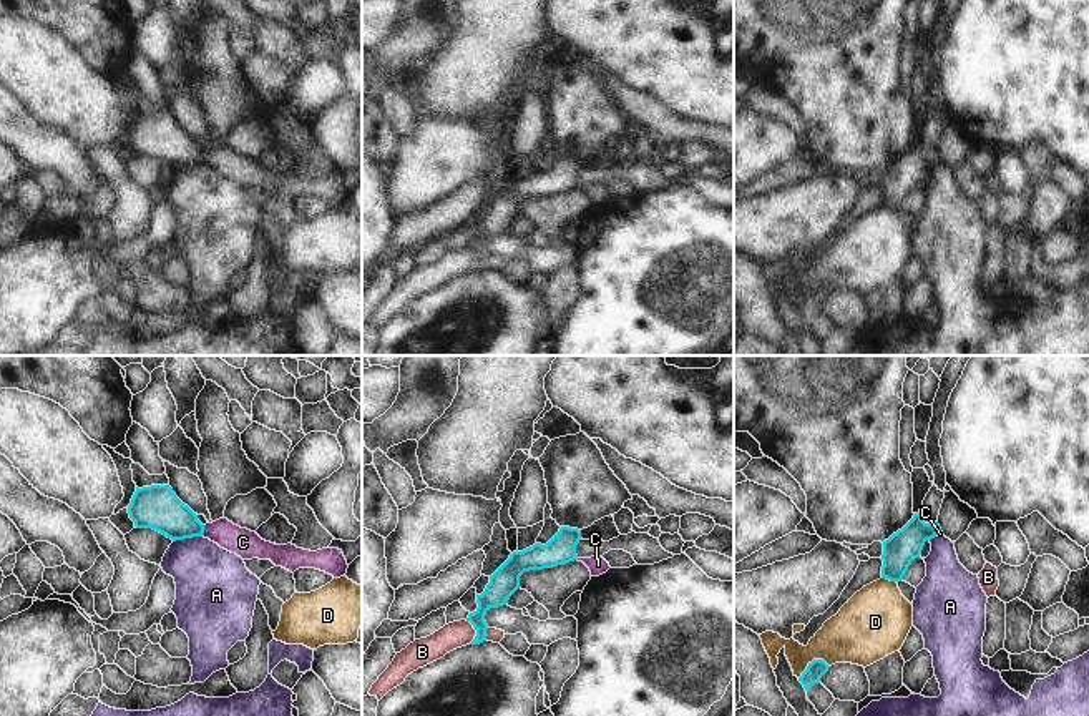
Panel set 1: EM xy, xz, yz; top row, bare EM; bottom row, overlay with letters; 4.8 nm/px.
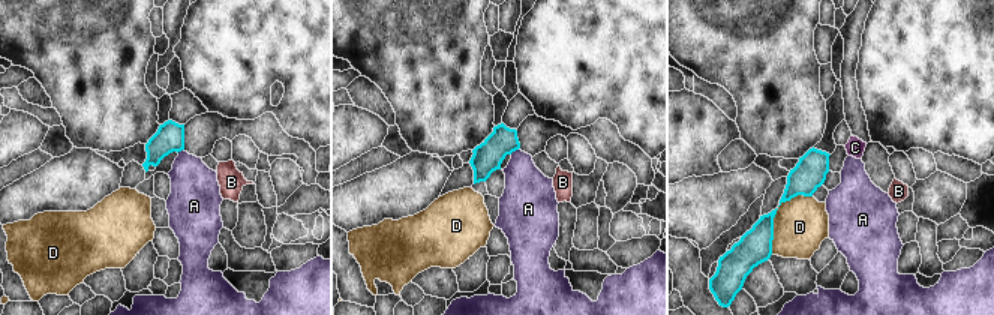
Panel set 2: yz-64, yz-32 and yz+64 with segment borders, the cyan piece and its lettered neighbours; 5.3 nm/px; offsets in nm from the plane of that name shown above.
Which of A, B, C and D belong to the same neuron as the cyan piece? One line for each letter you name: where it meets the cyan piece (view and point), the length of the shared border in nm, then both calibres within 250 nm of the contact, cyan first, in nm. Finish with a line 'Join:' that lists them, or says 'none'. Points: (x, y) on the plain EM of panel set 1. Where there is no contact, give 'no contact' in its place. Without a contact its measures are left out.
C: xy (203, 158) | 60 nm | 200/140 nm
Join: C

